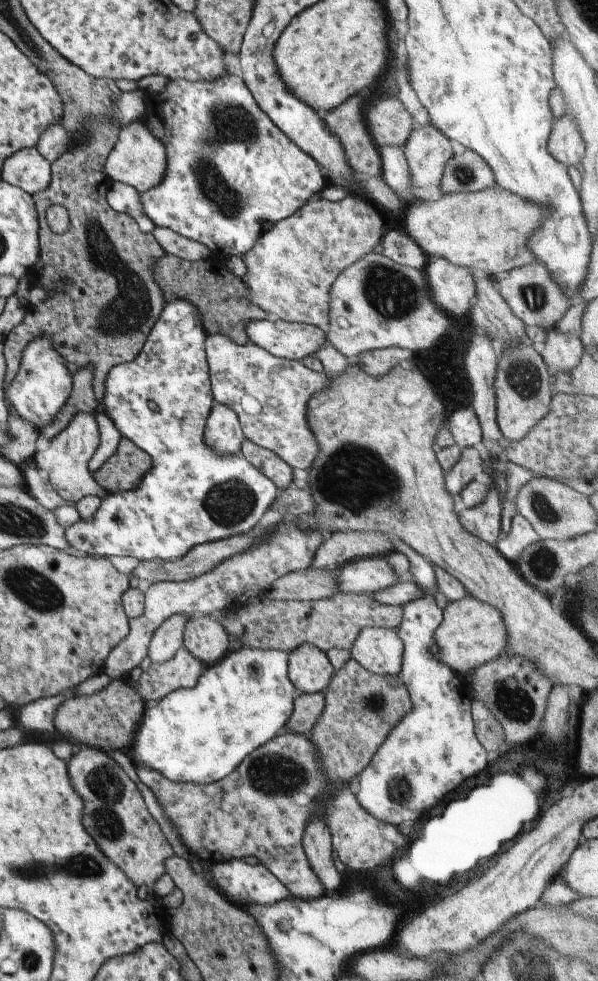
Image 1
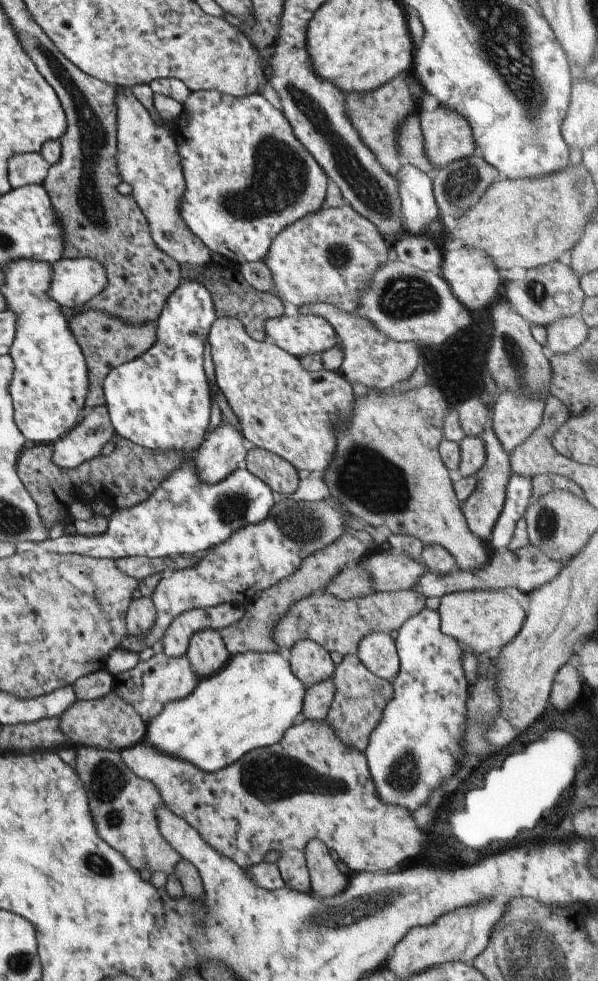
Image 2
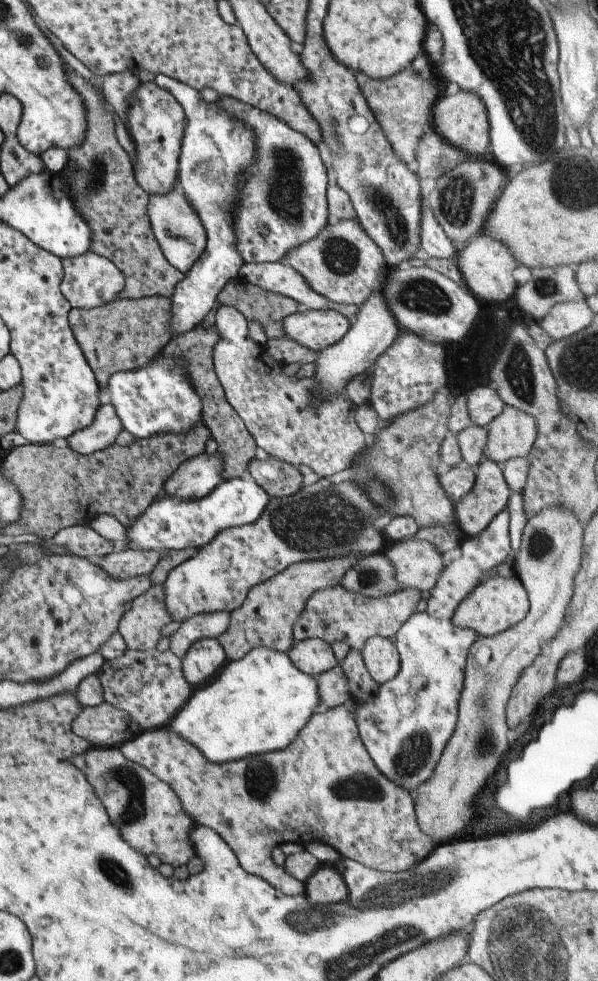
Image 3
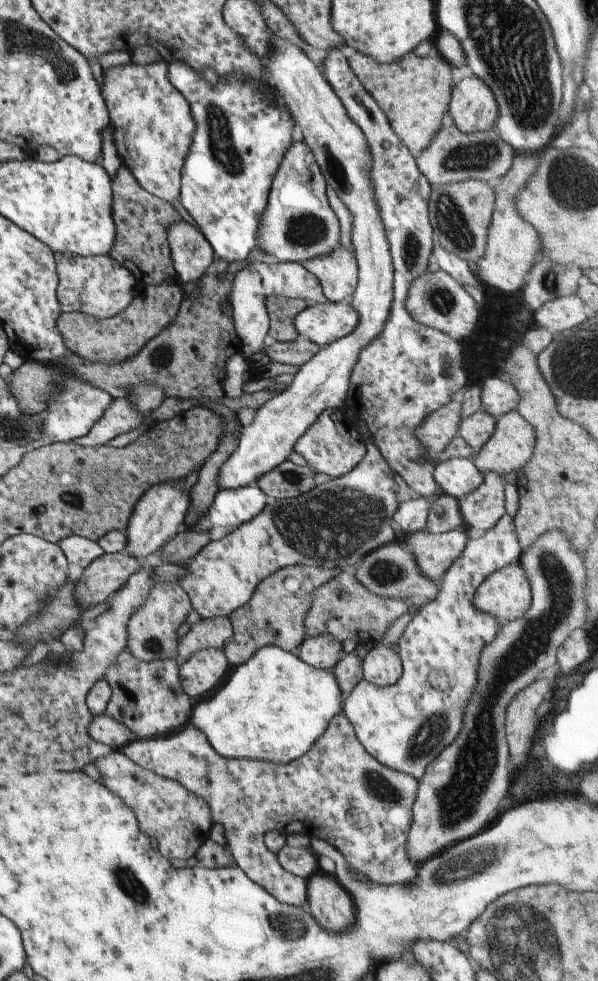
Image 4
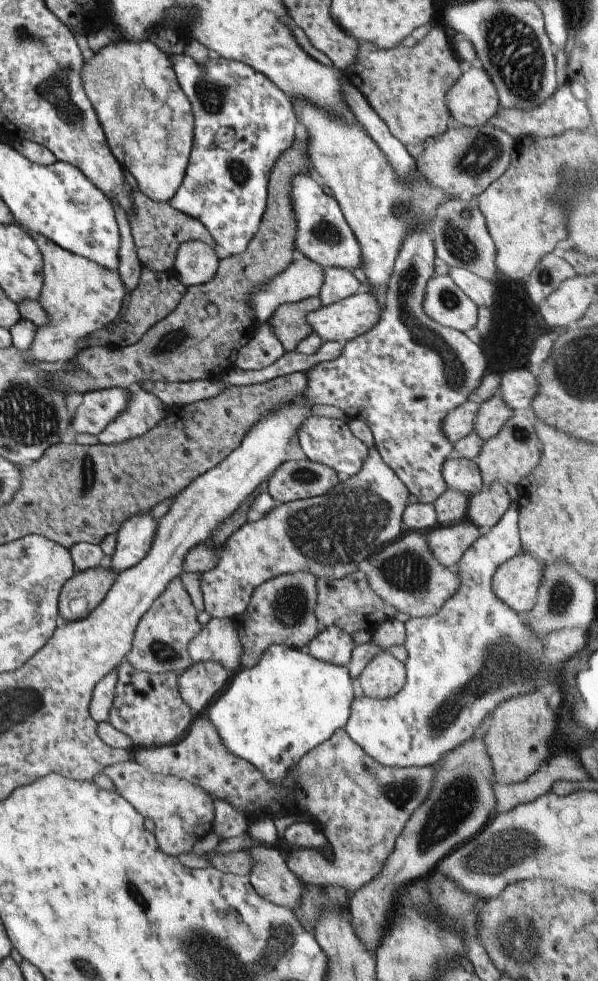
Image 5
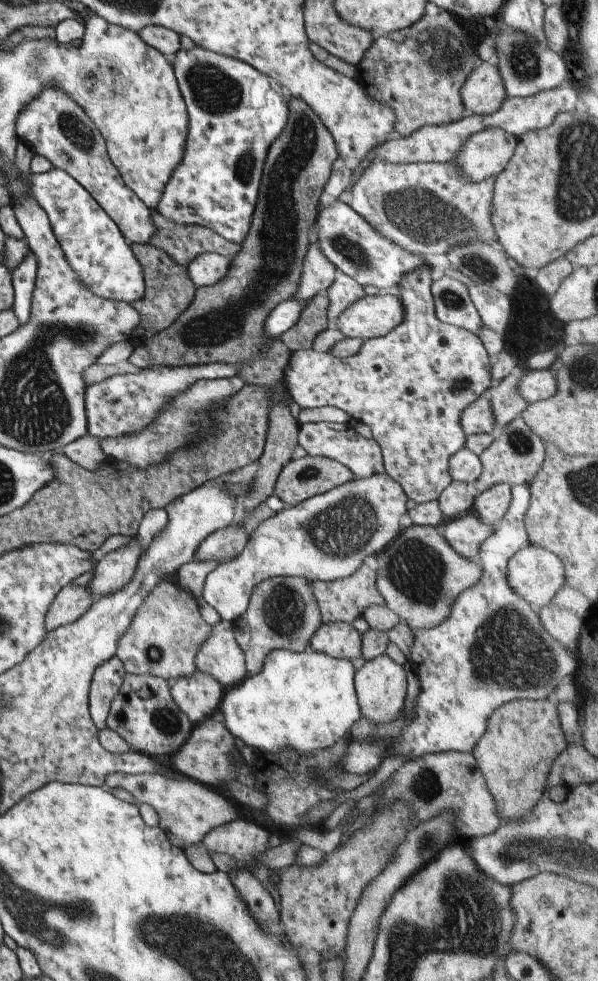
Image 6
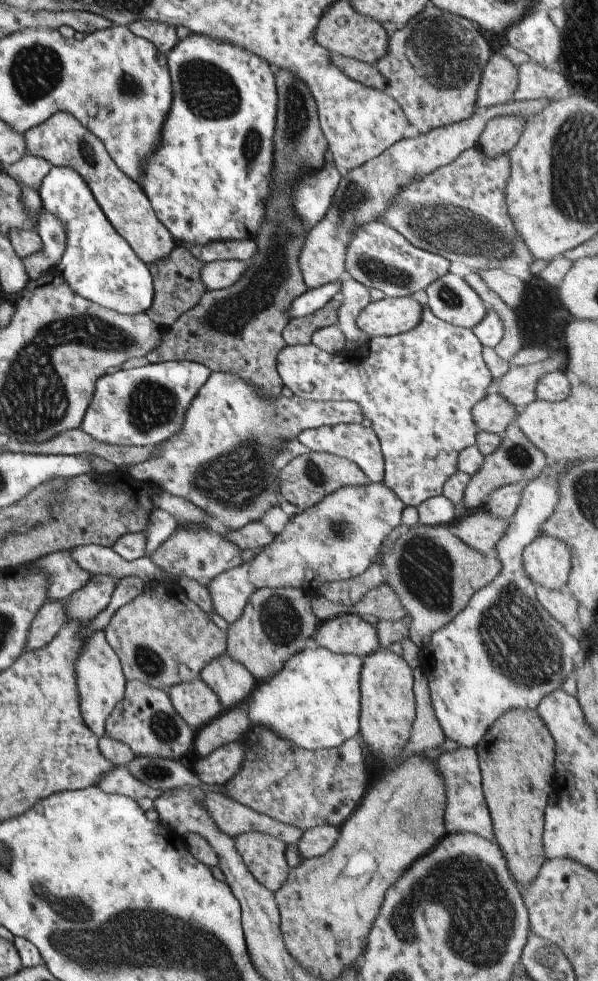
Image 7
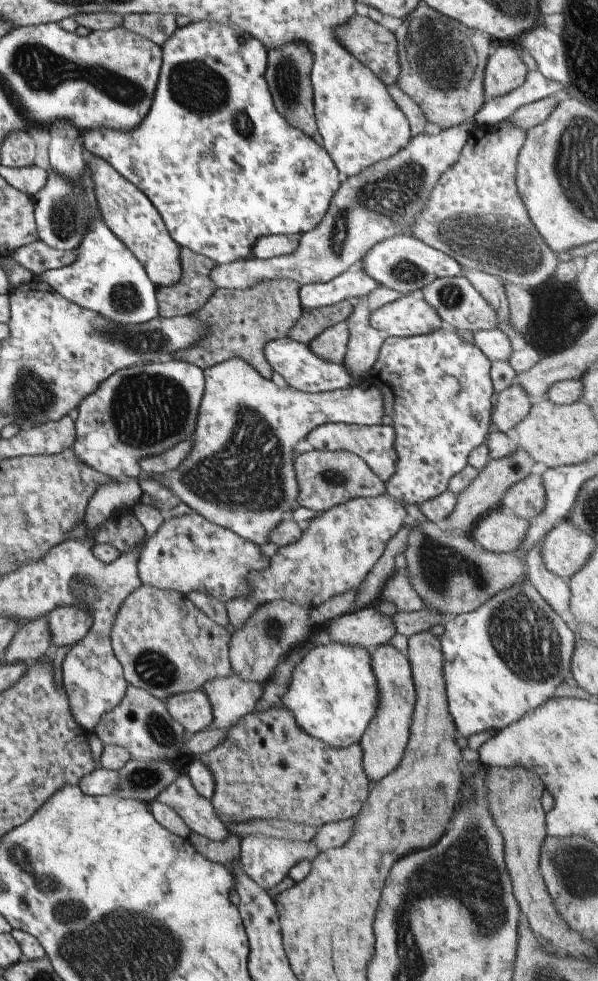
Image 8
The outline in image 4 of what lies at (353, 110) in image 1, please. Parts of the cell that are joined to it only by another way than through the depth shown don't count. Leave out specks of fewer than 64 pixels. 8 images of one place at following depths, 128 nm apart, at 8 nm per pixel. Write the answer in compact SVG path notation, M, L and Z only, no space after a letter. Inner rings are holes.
M346 51L346 61L361 86L385 113L395 136L409 149L414 158L428 146L441 128L441 118L450 99L451 65L439 54L434 57L416 56L406 52L396 61L383 64L359 51Z

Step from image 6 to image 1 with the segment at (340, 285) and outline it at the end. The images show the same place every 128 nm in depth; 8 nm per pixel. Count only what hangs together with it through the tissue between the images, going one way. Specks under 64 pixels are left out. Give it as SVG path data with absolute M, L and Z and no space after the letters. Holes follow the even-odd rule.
M348 193L338 202L328 202L325 198L319 198L319 194L311 196L291 216L277 220L273 225L265 226L257 242L251 246L251 250L241 254L240 258L246 269L241 277L241 282L245 284L245 300L255 304L268 316L276 316L283 321L309 324L324 332L329 326L327 322L329 288L333 280L349 264L353 264L365 254L372 253L373 248L382 238L382 222L374 208L355 193Z

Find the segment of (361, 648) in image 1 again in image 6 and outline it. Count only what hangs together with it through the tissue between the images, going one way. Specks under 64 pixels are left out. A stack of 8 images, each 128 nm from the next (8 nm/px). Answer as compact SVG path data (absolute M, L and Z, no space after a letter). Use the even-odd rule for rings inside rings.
M379 655L356 666L354 691L360 716L372 723L386 724L394 721L402 712L406 695L405 669L387 655Z

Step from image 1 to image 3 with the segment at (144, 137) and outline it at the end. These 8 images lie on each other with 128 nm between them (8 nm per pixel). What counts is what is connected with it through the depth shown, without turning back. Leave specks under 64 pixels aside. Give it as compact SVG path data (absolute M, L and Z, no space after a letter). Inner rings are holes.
M123 69L101 75L99 80L104 102L121 119L128 134L128 127L126 126L126 98L138 85L136 74L133 74L129 69ZM176 185L163 196L148 195L146 213L164 257L173 268L185 274L191 265L200 258L206 245L206 234L196 212L193 212L182 191L179 190L179 186Z

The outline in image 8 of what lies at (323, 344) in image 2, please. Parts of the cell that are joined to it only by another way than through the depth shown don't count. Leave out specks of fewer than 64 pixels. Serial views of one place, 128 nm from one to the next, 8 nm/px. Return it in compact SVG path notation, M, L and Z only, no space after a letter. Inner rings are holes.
M409 294L377 308L368 316L368 321L383 336L401 338L426 335L444 326L432 306Z

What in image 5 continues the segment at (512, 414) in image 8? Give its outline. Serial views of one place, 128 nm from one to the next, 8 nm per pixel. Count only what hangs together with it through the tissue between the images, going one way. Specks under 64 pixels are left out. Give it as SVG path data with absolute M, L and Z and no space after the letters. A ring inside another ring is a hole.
M465 400L463 404L447 412L447 416L441 422L441 432L451 444L473 431L473 420L477 416L479 404L471 400Z

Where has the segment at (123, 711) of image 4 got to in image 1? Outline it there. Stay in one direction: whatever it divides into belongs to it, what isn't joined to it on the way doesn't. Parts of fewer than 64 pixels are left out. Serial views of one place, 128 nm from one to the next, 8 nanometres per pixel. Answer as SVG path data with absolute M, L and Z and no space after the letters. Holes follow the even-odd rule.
M181 646L169 660L151 663L135 684L135 692L144 704L151 704L179 688L190 688L202 674L204 664Z

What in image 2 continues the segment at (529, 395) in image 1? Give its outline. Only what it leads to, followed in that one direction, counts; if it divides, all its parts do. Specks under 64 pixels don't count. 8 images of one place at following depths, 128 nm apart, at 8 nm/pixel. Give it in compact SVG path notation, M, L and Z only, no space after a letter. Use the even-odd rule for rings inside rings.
M501 391L490 408L491 430L509 454L539 426L545 399Z

